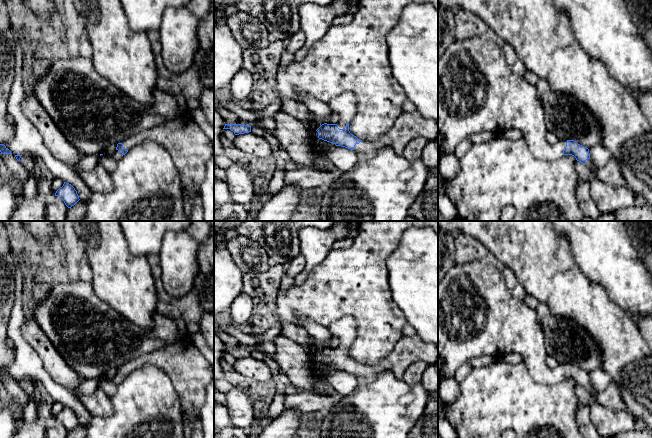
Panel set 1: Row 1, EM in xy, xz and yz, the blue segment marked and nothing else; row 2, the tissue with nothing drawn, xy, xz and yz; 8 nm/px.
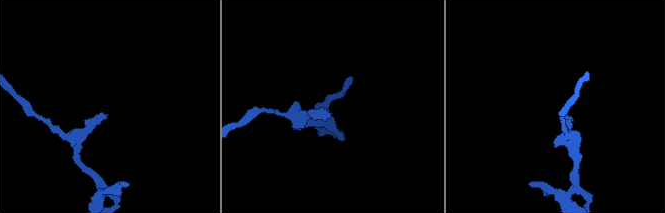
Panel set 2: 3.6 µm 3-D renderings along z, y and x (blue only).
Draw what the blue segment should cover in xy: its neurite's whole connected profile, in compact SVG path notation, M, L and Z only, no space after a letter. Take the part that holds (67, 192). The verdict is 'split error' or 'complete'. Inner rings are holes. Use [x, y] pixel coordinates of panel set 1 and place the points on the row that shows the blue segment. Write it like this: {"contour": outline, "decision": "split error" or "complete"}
{"contour": "M66 182L56 191L55 196L61 198L68 208L71 208L80 200L75 188Z", "decision": "complete"}

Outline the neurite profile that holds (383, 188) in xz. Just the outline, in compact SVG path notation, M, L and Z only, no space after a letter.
M387 146L368 161L357 162L327 188L320 202L321 221L405 221L408 209L424 189L428 169L421 159L411 162Z

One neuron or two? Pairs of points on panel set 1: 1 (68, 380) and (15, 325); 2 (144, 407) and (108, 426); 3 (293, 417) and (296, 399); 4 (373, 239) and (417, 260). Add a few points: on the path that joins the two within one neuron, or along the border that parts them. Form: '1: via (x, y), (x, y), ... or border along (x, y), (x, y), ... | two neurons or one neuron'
1: border along (24, 318), (21, 335), (34, 351) | two neurons
2: via (135, 416), (125, 426), (117, 426) | one neuron
3: border along (285, 408), (296, 408), (302, 413) | two neurons
4: border along (405, 231), (399, 244), (386, 260), (387, 271) | two neurons

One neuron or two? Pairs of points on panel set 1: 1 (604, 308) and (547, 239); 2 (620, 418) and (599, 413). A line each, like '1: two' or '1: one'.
1: one
2: one

